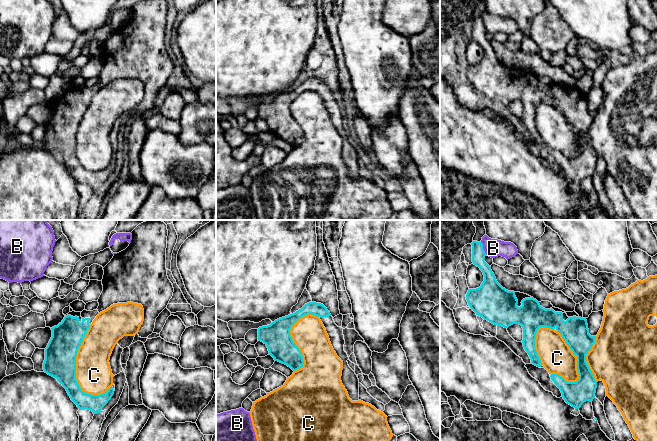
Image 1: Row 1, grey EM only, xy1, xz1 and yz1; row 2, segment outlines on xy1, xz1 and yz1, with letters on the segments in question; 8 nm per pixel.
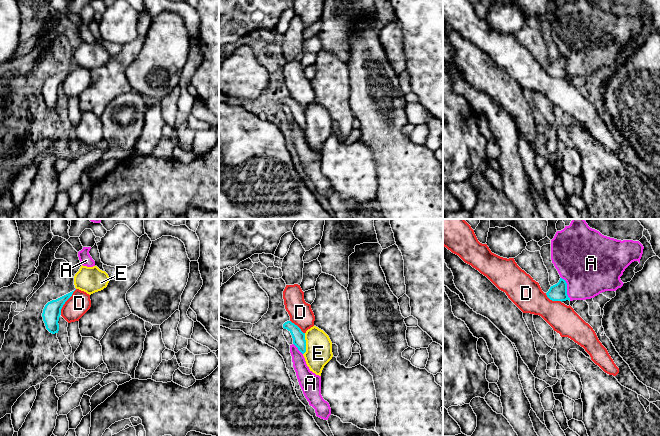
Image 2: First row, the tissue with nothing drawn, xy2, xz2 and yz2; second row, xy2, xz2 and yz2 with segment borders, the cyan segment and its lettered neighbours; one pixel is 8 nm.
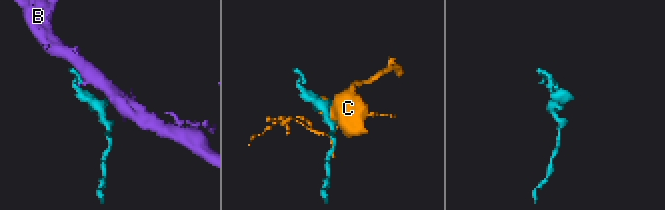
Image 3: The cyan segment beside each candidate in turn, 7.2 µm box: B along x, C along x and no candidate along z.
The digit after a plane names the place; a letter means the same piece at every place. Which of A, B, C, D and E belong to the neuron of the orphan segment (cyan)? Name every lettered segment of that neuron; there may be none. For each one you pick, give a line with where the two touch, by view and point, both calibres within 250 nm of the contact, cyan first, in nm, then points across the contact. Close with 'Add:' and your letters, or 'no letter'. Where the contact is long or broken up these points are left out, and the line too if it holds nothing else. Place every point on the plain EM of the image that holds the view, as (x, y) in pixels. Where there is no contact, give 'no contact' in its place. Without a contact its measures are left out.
Add: no letter

